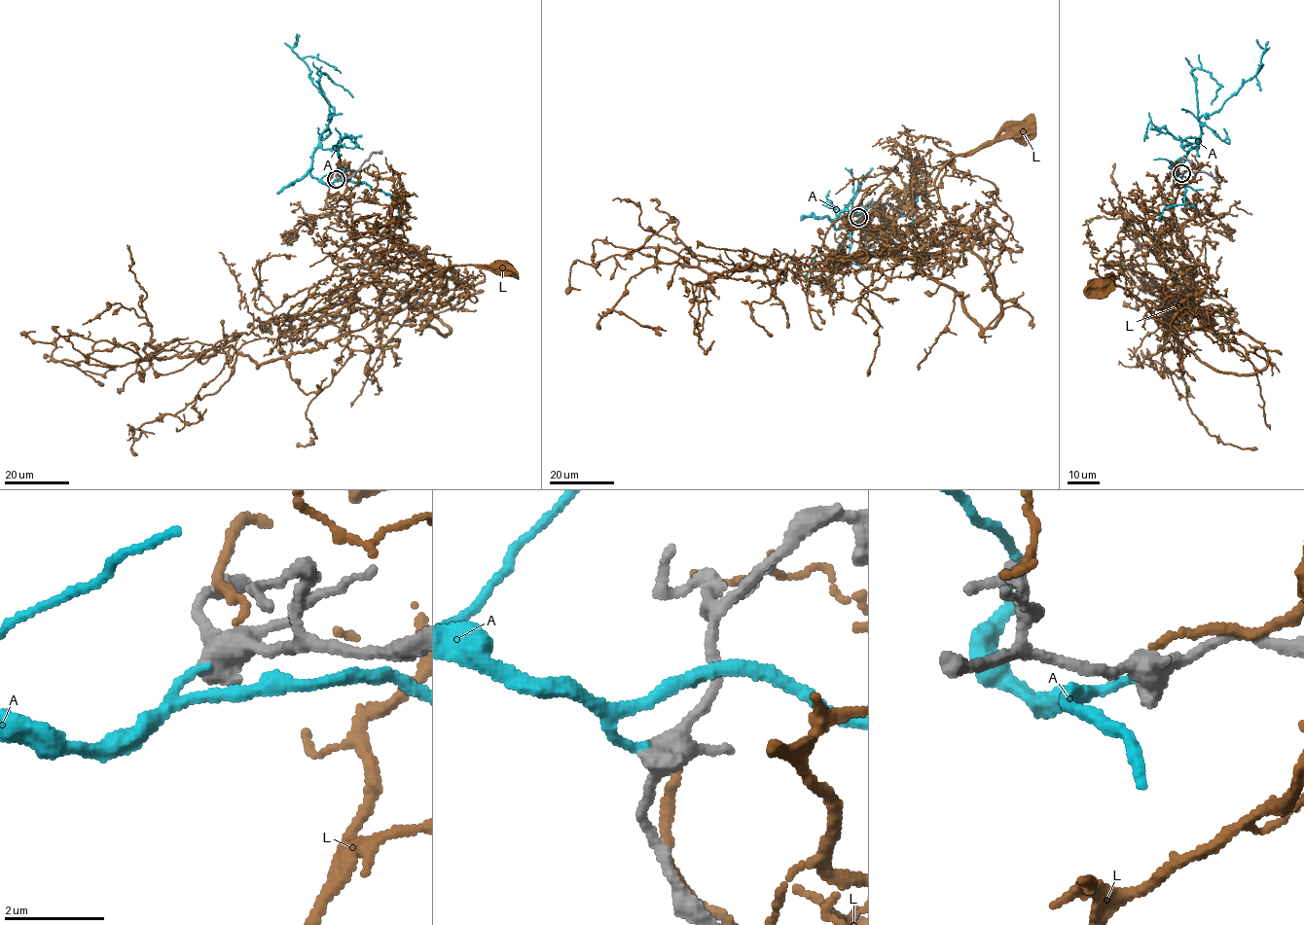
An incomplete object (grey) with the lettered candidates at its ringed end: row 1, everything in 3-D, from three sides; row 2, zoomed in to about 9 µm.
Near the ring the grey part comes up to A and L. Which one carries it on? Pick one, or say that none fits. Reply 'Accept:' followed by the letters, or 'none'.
Accept: A

